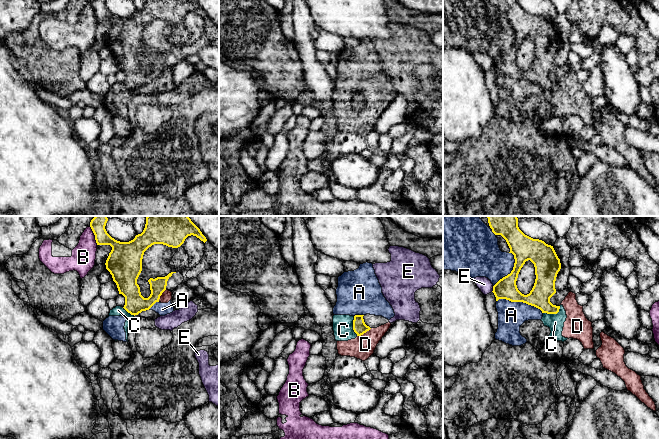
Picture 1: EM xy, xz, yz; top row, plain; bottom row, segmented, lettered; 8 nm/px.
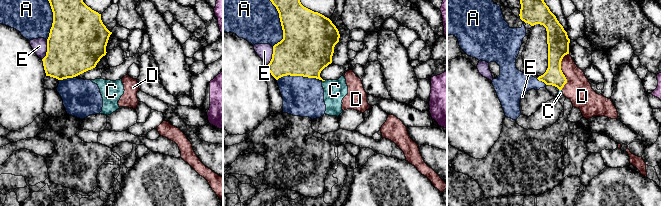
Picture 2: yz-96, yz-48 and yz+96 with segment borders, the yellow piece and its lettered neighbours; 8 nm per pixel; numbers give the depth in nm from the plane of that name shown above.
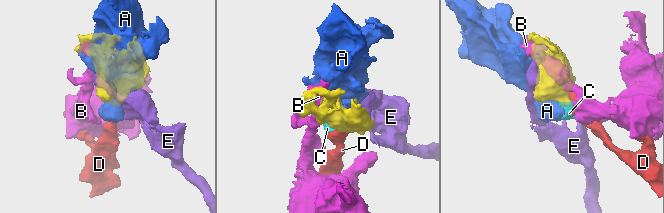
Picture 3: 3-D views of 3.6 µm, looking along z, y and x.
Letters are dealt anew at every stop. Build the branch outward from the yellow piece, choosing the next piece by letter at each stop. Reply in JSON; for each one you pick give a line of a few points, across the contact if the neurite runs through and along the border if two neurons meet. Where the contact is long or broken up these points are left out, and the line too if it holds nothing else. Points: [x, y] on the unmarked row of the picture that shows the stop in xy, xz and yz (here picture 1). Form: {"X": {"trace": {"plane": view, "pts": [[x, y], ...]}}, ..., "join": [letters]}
{"join": []}

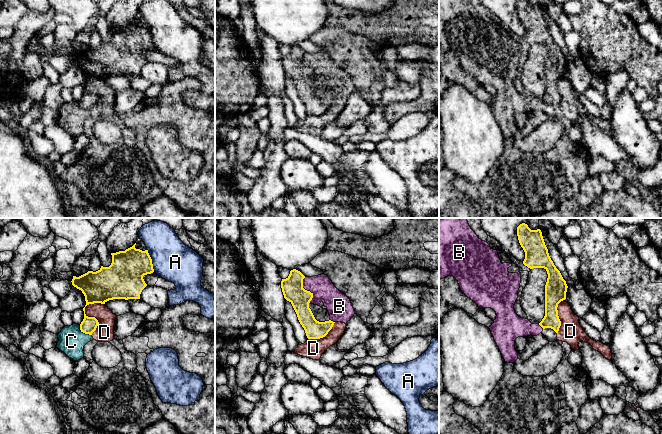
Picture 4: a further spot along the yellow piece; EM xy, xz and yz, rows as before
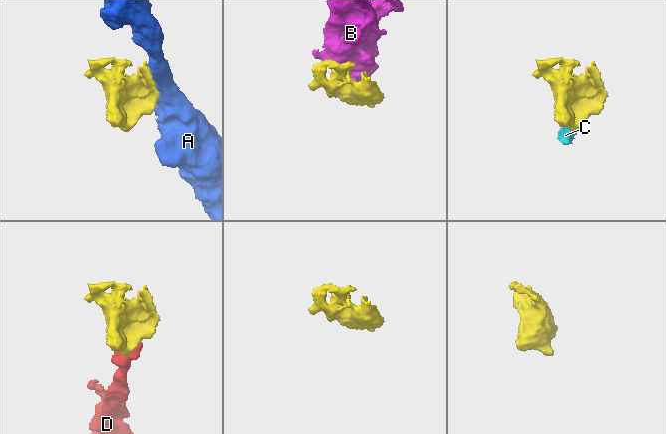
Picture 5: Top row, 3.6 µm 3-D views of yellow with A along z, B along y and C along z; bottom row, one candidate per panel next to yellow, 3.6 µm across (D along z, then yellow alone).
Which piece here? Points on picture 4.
{"join": []}

